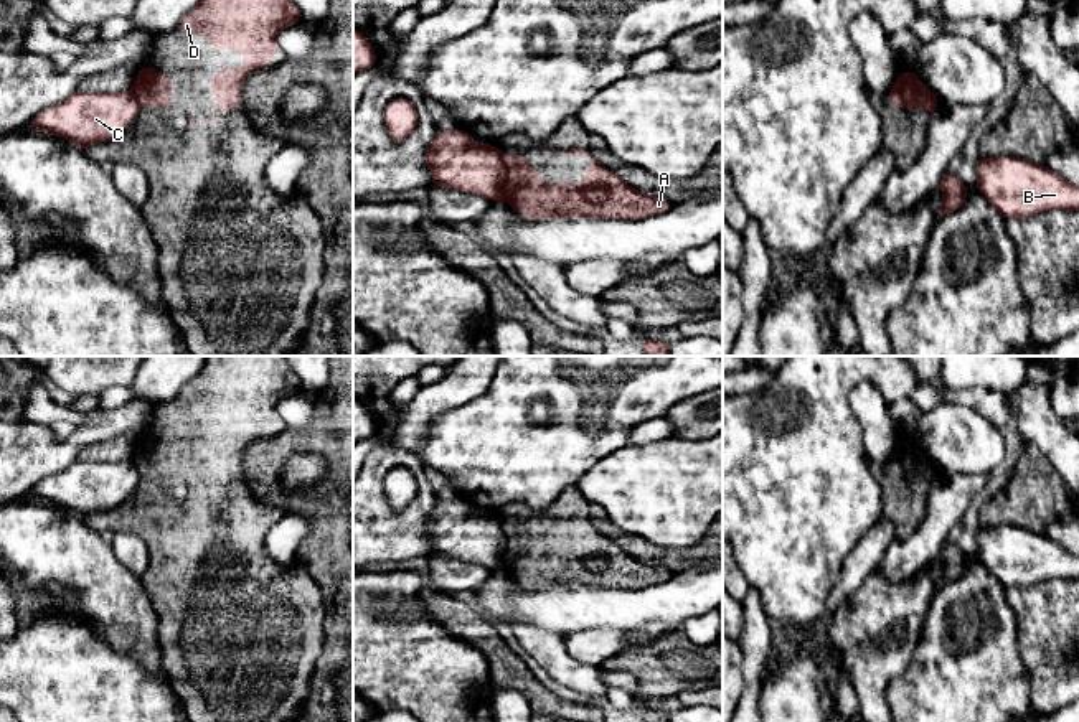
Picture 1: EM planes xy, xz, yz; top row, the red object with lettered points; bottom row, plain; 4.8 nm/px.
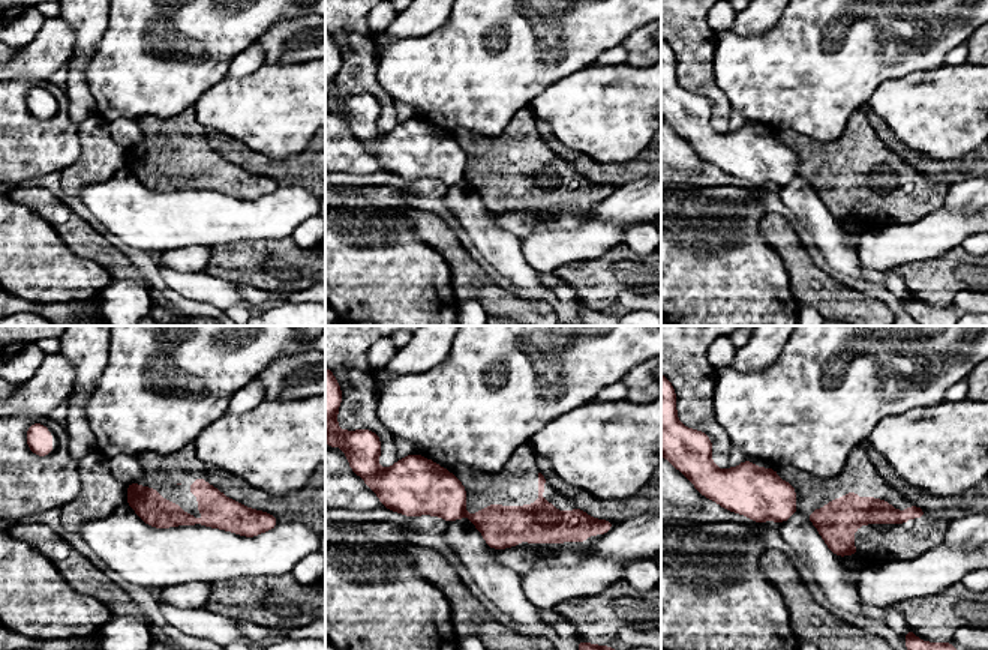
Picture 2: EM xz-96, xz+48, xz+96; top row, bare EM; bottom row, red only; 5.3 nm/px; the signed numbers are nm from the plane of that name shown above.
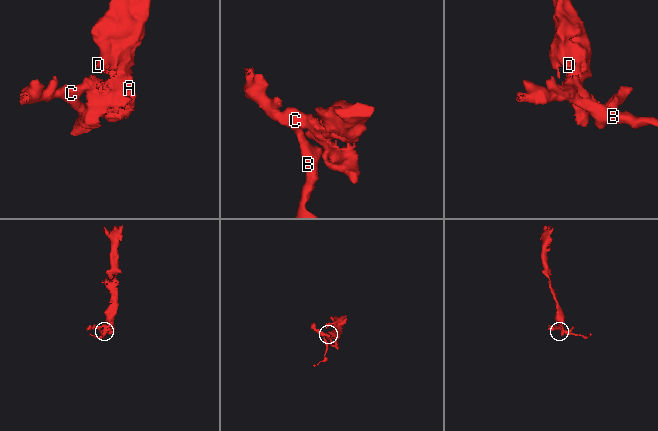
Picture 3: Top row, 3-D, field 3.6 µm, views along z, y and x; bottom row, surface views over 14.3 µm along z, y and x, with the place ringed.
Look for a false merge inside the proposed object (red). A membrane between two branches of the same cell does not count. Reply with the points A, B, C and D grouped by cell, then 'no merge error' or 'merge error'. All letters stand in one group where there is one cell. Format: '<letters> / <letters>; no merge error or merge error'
A D / B C; merge error

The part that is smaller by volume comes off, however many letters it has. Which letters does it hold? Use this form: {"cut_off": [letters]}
{"cut_off": ["B", "C"]}

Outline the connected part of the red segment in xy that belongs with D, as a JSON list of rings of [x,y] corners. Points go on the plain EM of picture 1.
[[[206,356],[201,371],[175,401],[206,406],[214,420],[228,415],[249,429],[241,438],[226,435],[211,447],[210,460],[219,468],[218,483],[210,486],[210,493],[226,478],[244,478],[239,462],[249,440],[279,429],[277,402],[300,389],[287,356]]]

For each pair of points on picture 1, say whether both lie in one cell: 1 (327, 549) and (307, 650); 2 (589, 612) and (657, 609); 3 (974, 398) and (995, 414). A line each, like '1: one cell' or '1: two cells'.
1: two cells
2: one cell
3: one cell

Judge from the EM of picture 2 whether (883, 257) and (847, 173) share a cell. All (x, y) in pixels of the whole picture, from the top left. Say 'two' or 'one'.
two

